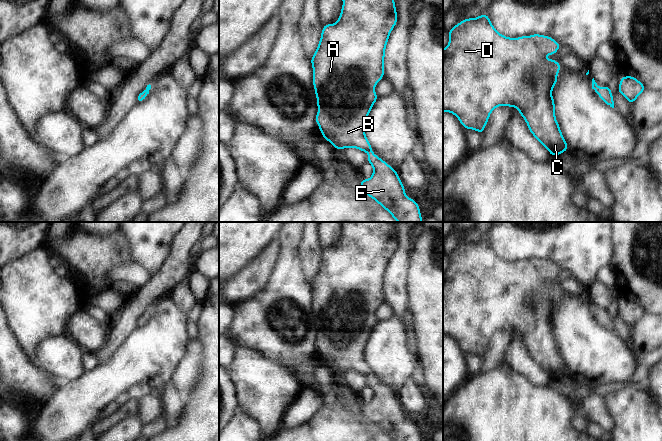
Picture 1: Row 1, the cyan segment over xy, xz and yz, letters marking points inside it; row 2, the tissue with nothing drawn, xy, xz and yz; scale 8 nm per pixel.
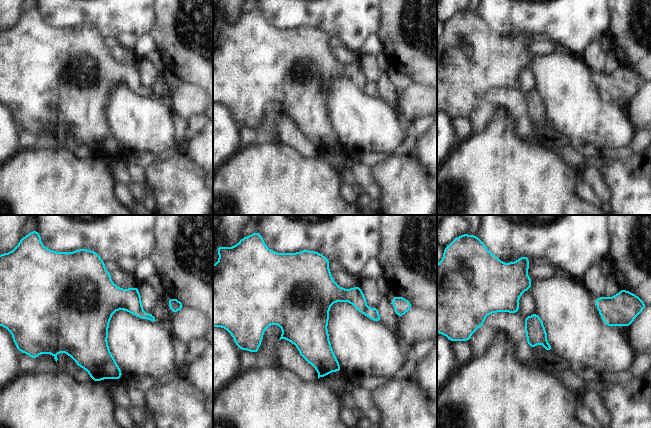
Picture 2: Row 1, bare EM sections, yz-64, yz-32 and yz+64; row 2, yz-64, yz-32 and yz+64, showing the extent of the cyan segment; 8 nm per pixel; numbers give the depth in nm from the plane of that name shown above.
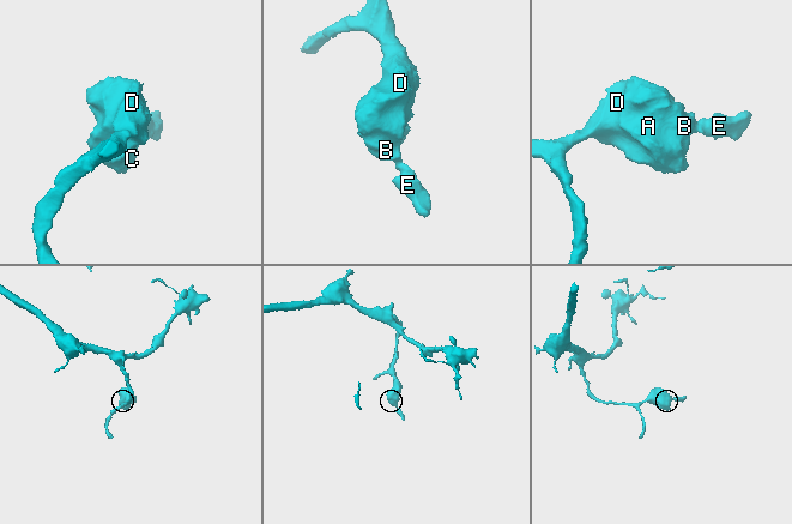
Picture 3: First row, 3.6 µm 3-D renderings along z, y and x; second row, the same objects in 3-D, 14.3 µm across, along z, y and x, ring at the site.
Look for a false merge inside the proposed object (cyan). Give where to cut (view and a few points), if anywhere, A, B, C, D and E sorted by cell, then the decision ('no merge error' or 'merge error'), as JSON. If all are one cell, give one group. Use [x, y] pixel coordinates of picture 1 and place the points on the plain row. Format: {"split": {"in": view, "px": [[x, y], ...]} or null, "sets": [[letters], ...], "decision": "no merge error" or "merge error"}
{"split": null, "sets": [["A", "B", "C", "D", "E"]], "decision": "no merge error"}

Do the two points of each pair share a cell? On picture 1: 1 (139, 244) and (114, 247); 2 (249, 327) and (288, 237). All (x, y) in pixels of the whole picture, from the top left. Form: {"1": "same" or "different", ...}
{"1": "different", "2": "same"}

